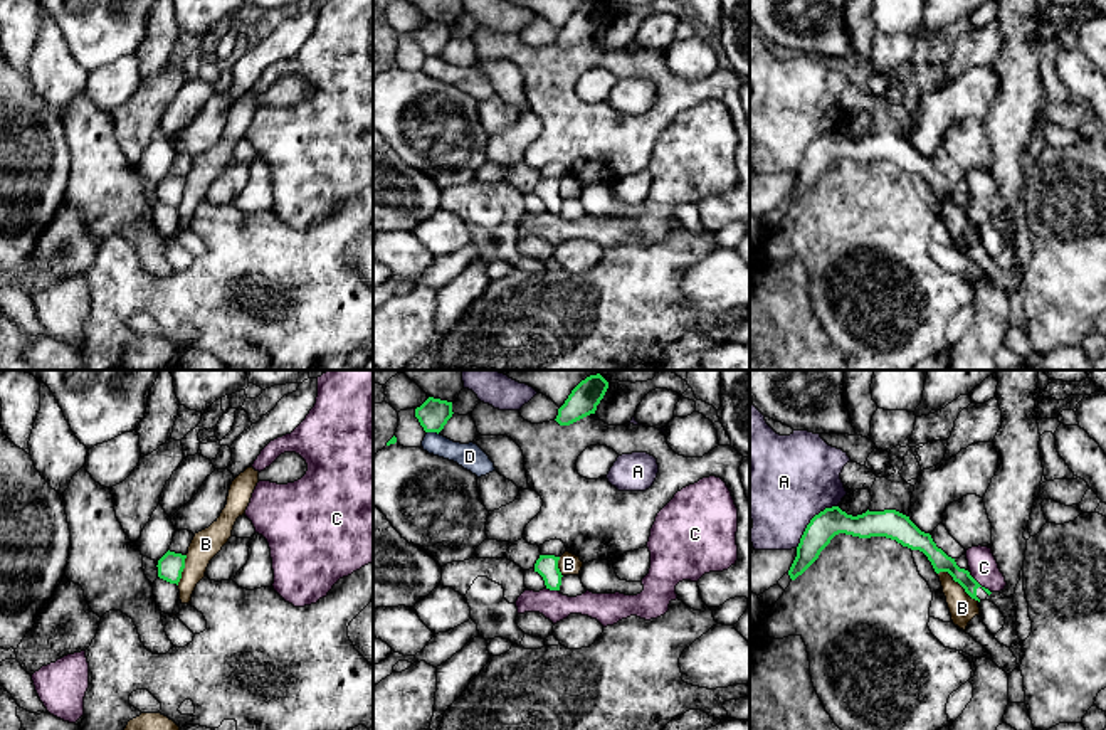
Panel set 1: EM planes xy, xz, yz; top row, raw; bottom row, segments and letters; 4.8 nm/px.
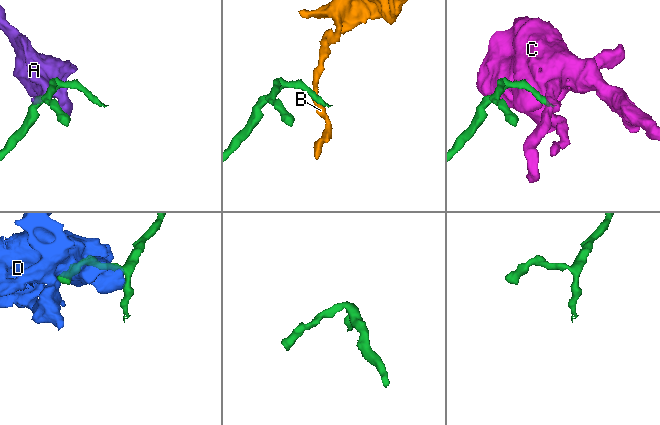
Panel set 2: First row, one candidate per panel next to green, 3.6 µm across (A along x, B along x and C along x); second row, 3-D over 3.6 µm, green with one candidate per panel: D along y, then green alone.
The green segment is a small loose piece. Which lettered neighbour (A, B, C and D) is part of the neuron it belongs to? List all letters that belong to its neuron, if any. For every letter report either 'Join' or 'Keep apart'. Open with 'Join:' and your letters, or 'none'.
Join: none
A: Keep apart
B: Keep apart
C: Keep apart
D: Keep apart

